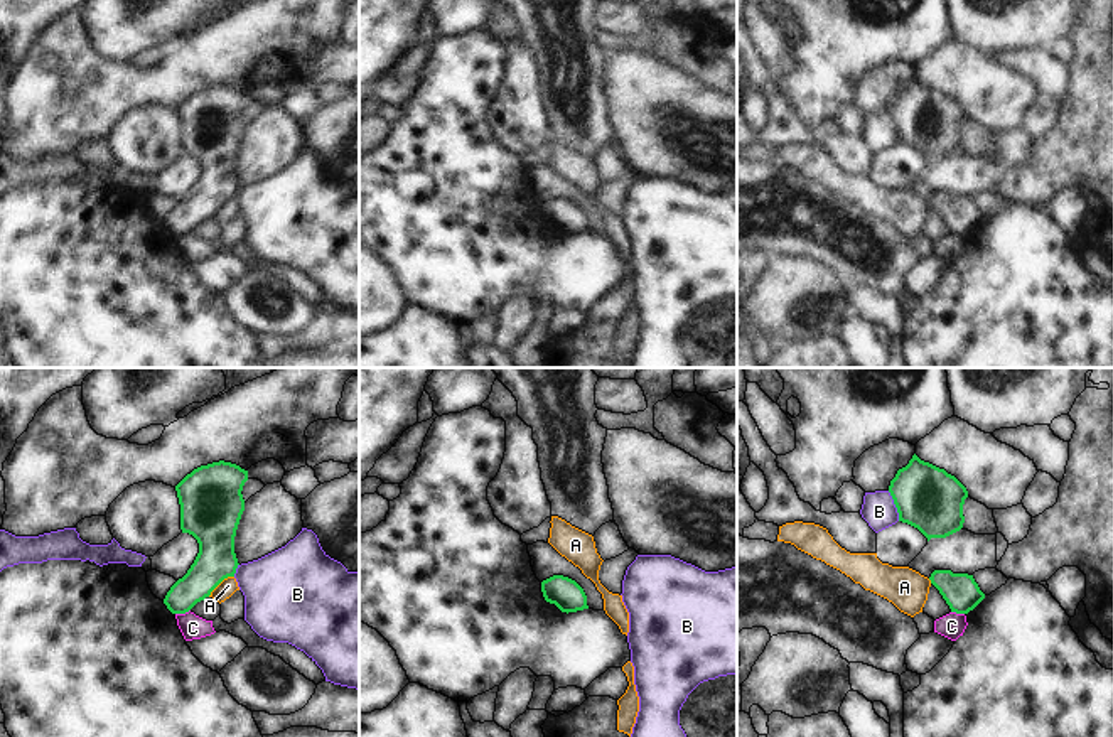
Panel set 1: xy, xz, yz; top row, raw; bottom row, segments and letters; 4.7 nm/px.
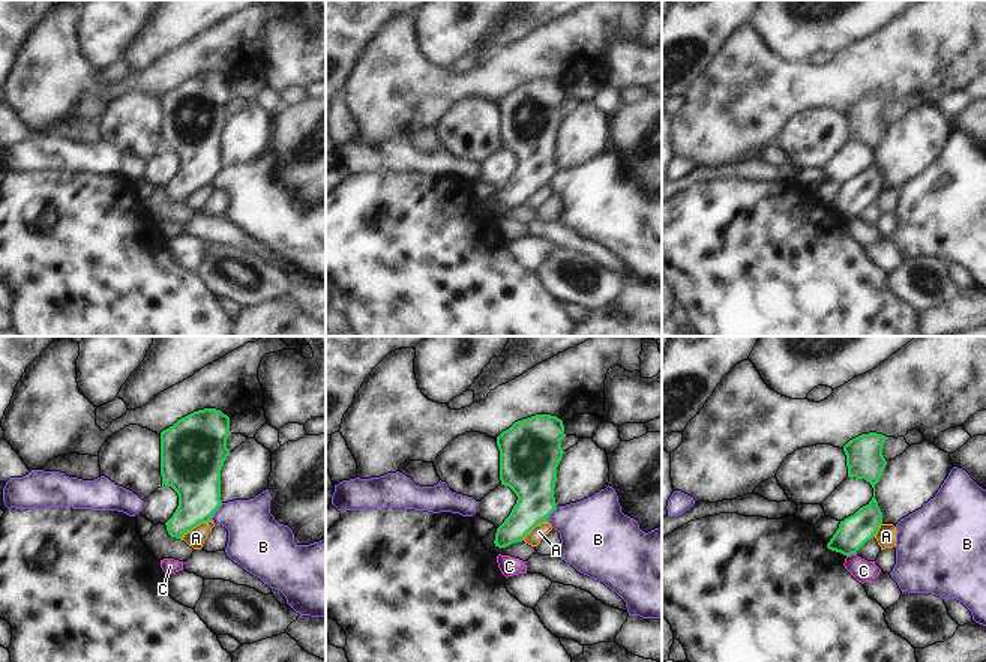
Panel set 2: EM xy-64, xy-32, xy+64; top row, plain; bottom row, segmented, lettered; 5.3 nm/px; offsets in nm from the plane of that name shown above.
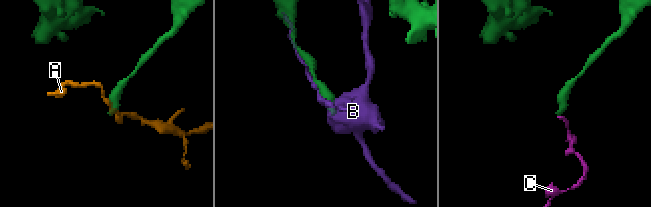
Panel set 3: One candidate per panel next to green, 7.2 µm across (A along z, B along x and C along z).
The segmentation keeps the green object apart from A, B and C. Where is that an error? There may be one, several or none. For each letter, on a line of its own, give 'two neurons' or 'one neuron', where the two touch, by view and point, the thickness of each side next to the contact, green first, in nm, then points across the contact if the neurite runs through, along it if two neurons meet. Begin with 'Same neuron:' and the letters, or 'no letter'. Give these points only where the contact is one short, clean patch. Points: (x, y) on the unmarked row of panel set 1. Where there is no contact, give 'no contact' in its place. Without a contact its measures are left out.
Same neuron: no letter
A: two neurons; contact xy (220, 204); calibres 200 and 80 nm; border xy (233, 198), (228, 198), (208, 218)
B: two neurons; contact yz (896, 129); calibres 300 and 160 nm
C: two neurons; contact xy (182, 235); calibres 170 and 120 nm; border xy (189, 231), (176, 236)

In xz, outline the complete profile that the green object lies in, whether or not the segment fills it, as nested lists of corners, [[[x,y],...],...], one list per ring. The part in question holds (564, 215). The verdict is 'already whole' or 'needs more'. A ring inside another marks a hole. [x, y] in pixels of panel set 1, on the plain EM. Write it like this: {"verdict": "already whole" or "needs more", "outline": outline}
{"verdict": "already whole", "outline": [[[553,197],[543,202],[541,214],[545,223],[555,226],[562,234],[589,231],[583,211],[568,199]]]}

